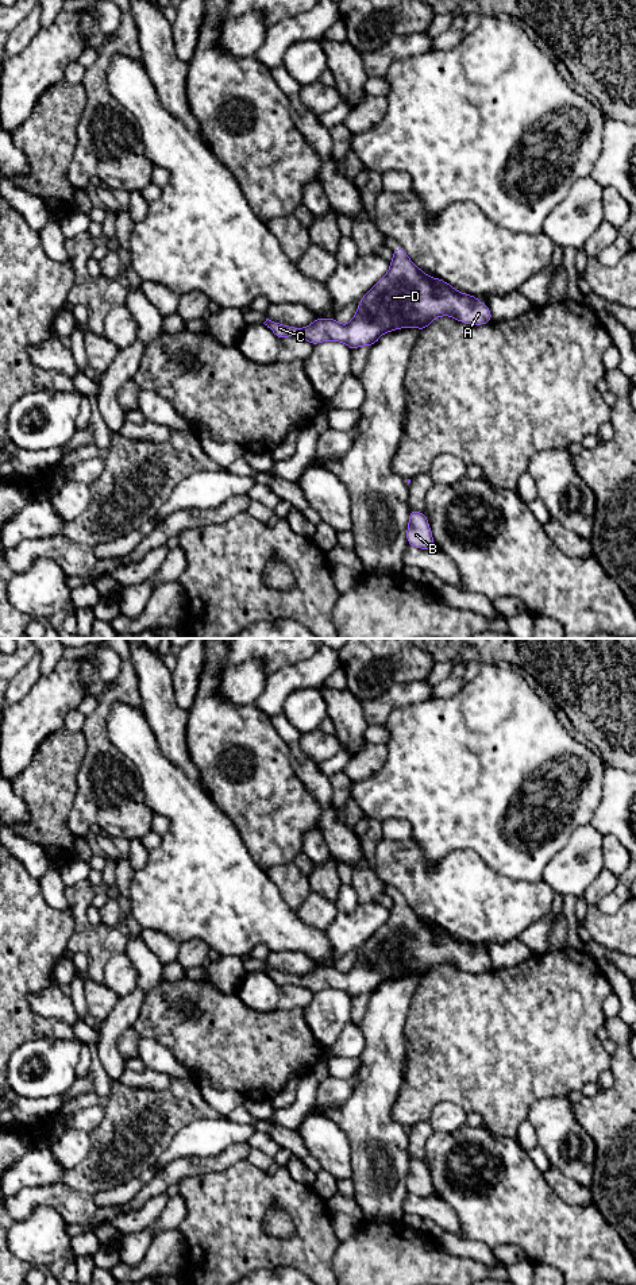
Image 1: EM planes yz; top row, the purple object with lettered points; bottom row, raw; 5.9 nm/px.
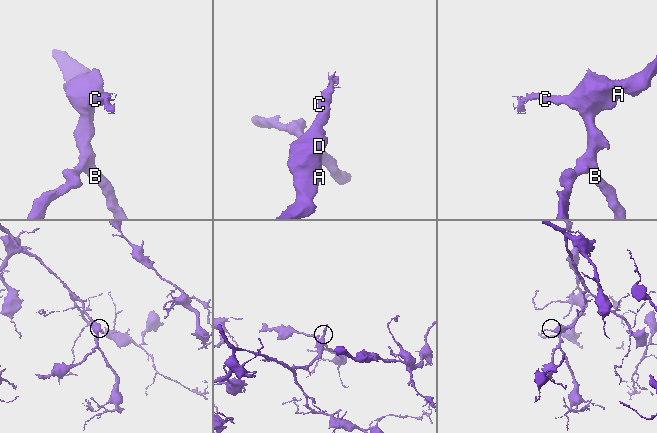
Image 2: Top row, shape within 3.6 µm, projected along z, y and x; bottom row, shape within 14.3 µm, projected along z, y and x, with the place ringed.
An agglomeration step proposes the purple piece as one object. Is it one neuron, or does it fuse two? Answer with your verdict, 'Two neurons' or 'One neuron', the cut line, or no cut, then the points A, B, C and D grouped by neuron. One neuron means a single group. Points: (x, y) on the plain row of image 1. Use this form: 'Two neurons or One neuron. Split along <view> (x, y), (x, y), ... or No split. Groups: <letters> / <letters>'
One neuron. No split. Groups: A B C D

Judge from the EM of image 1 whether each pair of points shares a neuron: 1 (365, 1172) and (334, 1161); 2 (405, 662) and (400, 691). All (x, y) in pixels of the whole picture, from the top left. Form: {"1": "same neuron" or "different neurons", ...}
{"1": "different neurons", "2": "different neurons"}

